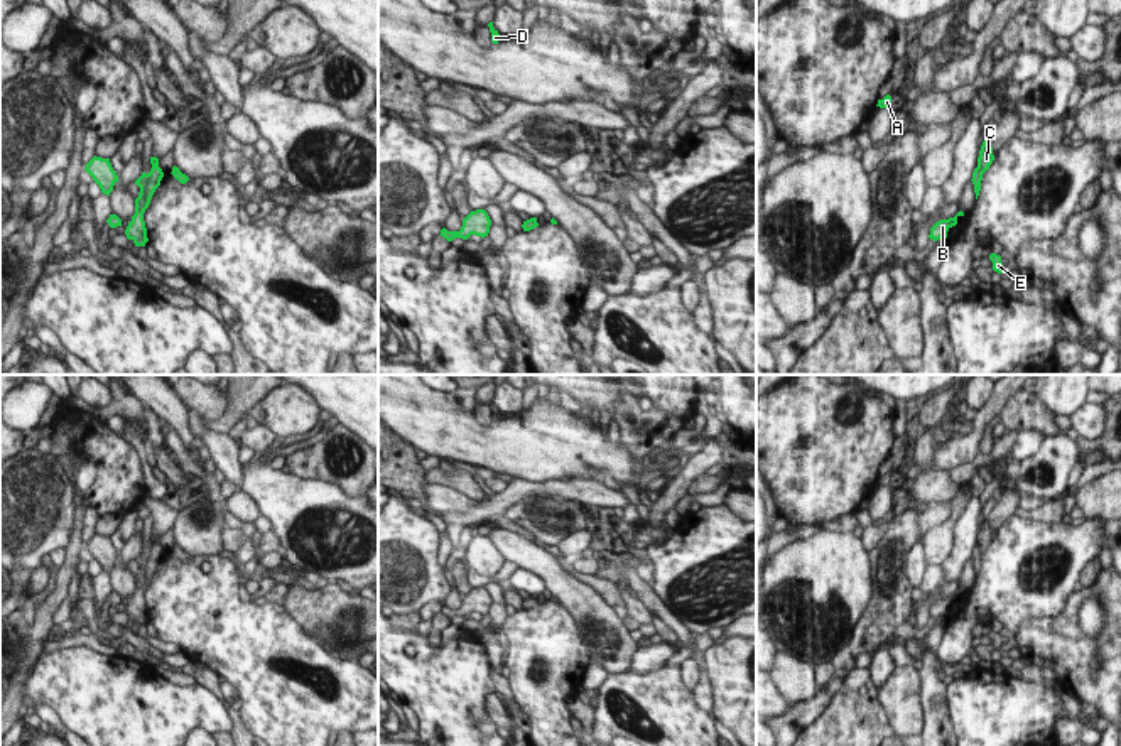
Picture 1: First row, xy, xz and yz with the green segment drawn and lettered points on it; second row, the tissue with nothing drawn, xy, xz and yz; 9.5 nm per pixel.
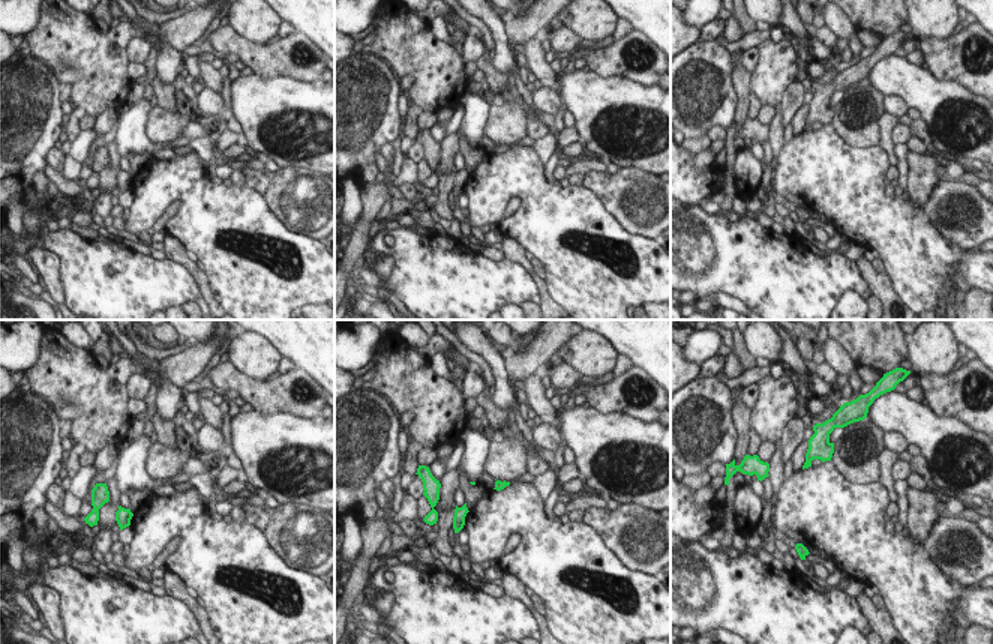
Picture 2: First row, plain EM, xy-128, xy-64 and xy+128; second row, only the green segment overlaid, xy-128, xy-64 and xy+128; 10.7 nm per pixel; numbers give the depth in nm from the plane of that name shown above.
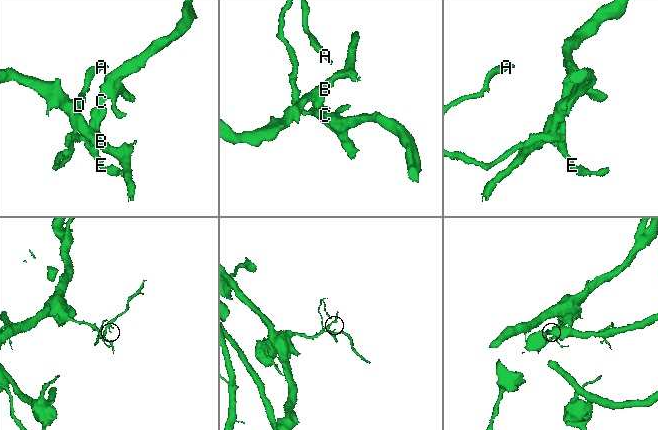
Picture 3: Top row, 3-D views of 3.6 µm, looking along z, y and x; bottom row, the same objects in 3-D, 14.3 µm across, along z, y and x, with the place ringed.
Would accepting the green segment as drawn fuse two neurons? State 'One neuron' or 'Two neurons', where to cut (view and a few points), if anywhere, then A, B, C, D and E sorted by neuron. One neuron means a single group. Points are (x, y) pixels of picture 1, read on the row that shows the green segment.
Two neurons. Split along xy (149, 174), (144, 208). Groups: A C D E / B.

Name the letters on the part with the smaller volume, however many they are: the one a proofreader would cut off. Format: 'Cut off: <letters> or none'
Cut off: A, C, D, E.

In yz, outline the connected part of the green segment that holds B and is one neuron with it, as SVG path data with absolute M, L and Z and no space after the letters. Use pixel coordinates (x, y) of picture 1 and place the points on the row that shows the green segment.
M959 211L954 218L949 218L949 219L940 219L937 221L932 228L930 228L930 235L929 238L937 241L940 238L947 238L947 231L957 224L957 218L959 216L964 216L962 211Z

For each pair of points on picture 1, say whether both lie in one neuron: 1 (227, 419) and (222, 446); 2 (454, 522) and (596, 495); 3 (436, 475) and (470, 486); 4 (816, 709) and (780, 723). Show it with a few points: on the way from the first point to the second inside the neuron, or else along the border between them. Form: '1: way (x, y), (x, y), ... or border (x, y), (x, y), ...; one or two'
1: border (200, 417), (206, 427), (227, 436); two
2: way (490, 507), (517, 488), (561, 488); one
3: way (444, 478), (461, 481); one
4: way (807, 713), (796, 713), (789, 718); one

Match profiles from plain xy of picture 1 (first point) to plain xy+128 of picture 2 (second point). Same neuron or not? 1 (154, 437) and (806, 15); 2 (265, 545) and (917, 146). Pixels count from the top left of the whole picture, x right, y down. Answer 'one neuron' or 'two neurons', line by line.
1: one neuron
2: two neurons

